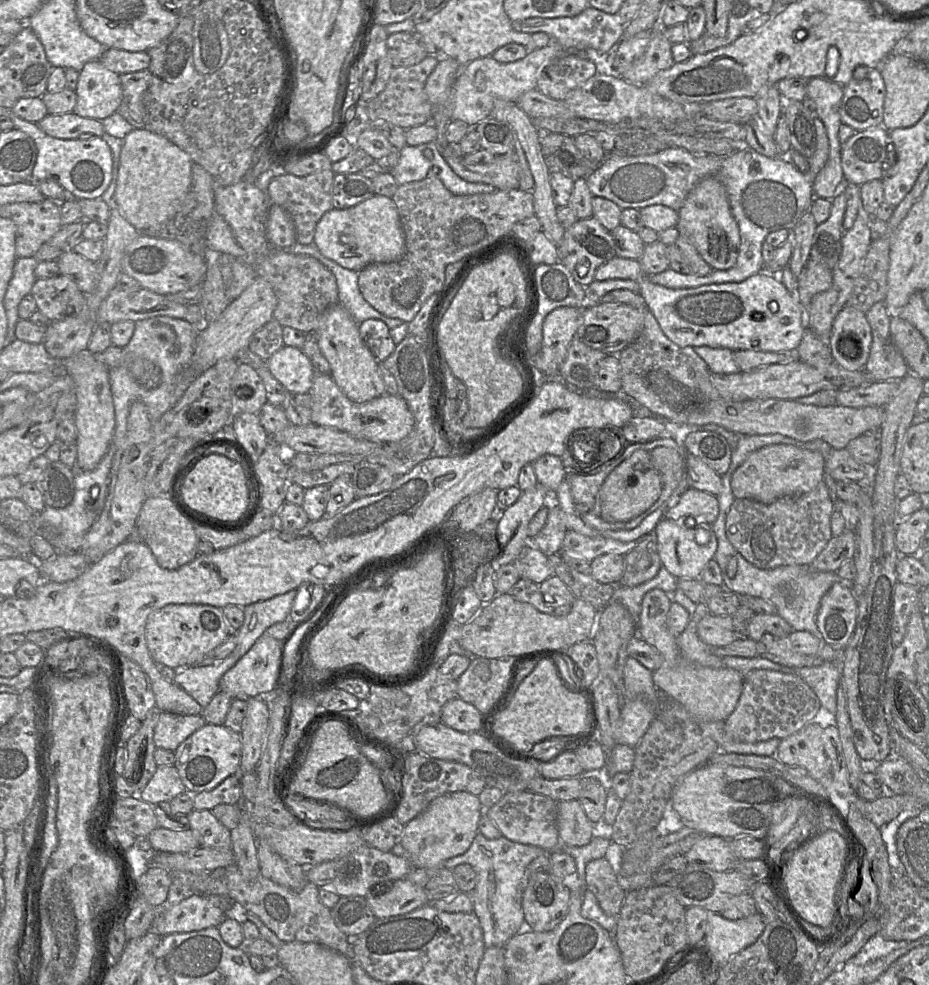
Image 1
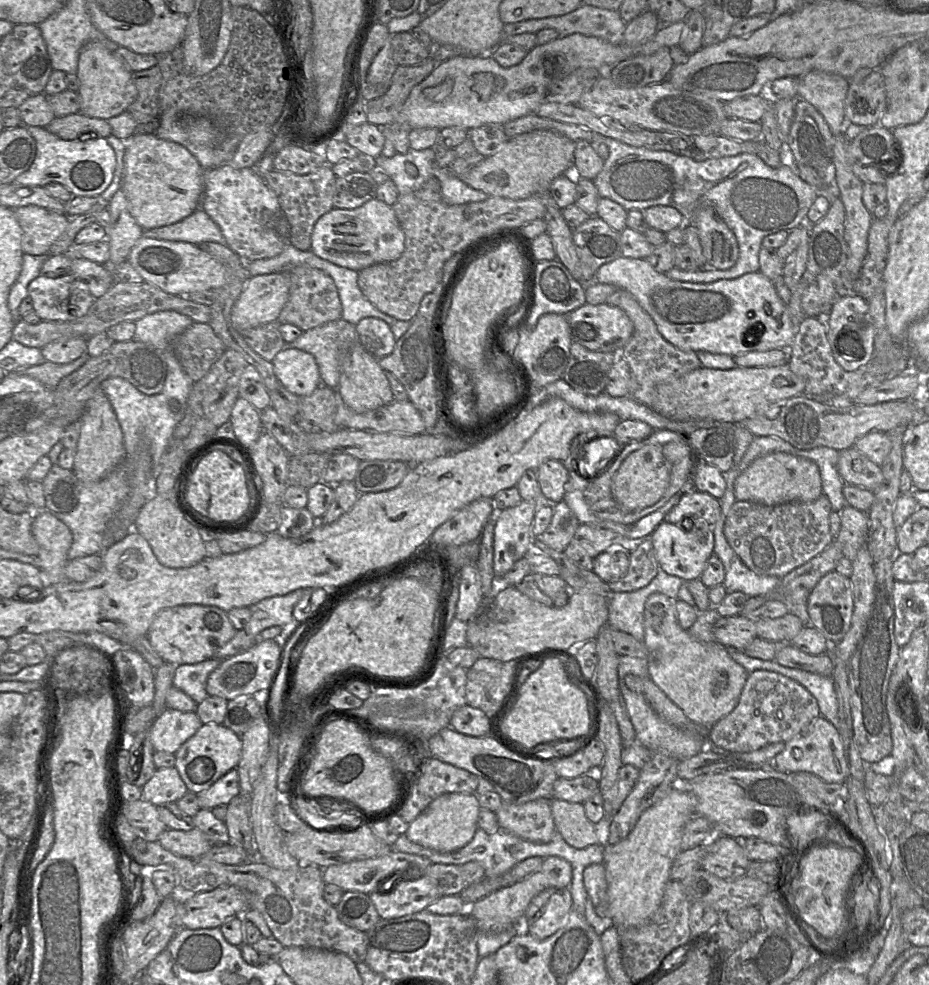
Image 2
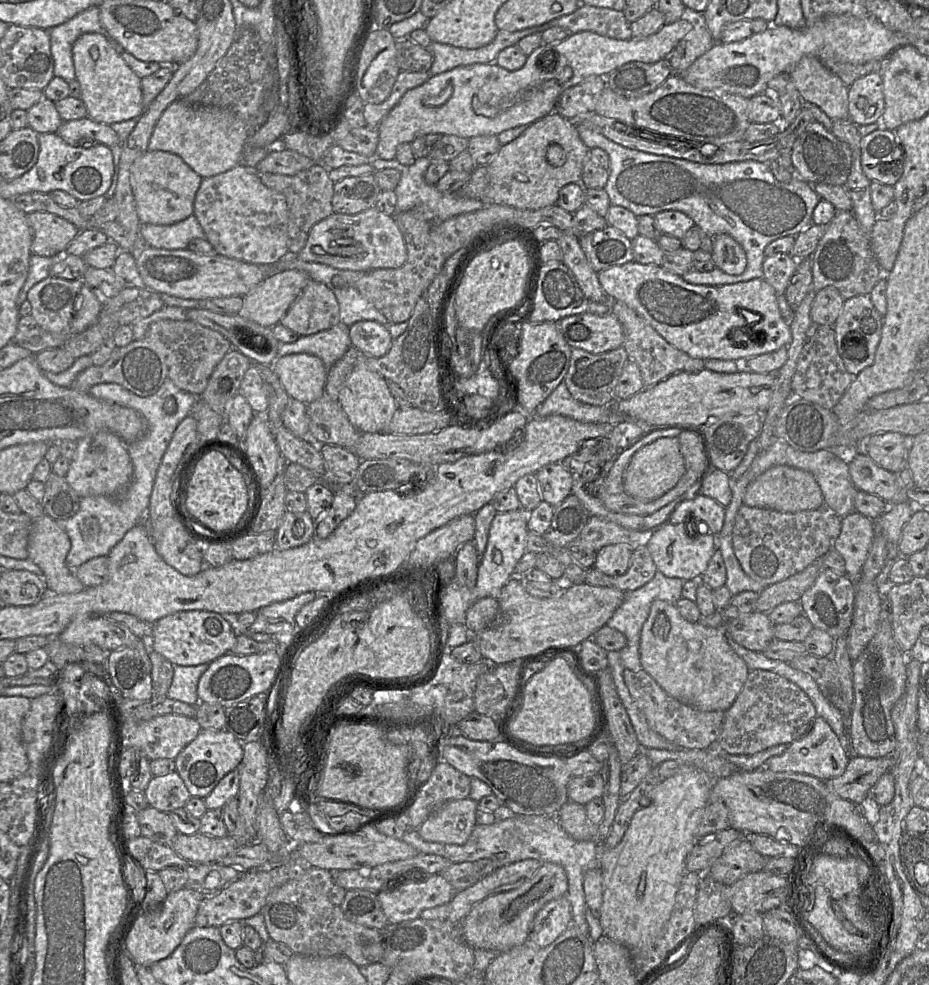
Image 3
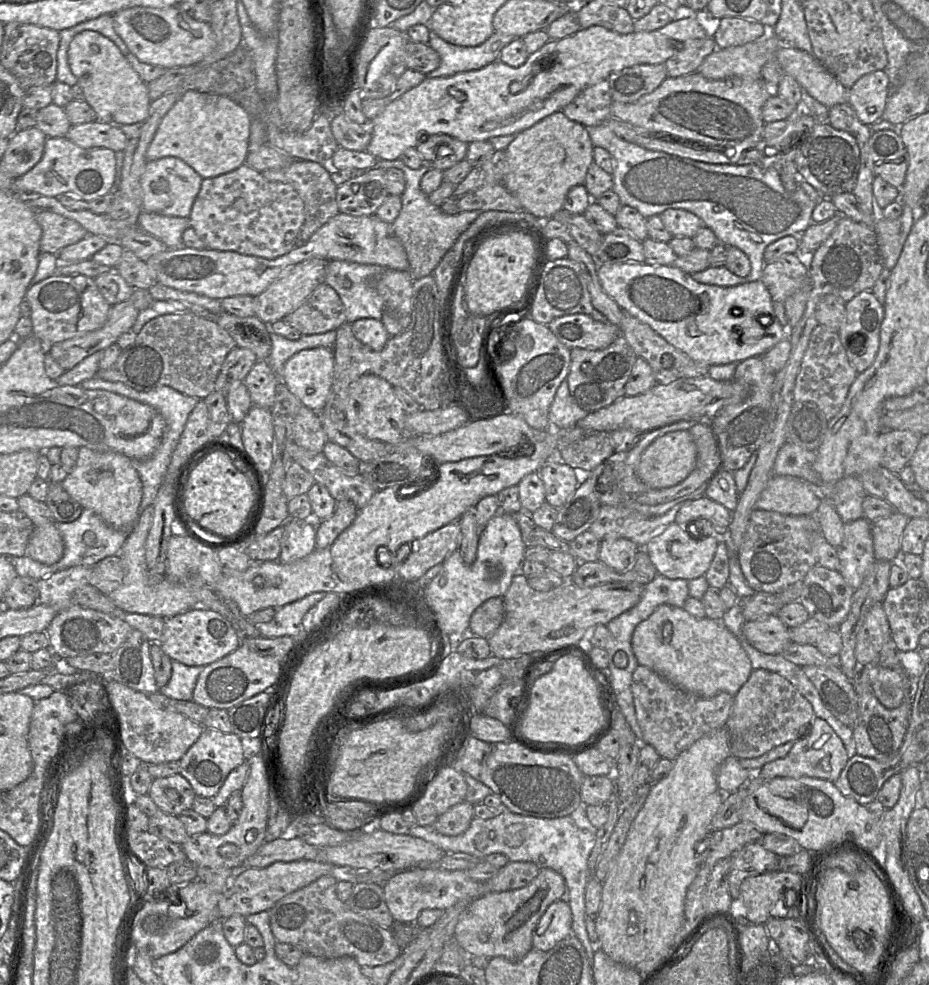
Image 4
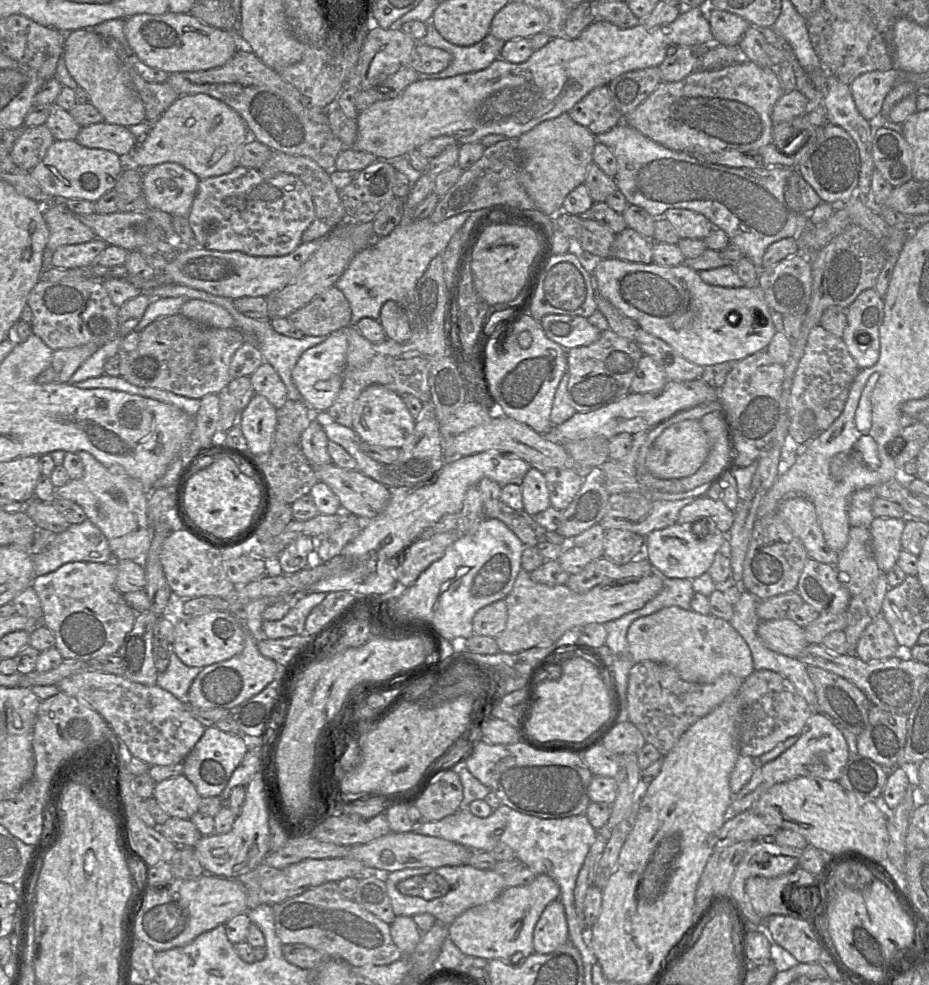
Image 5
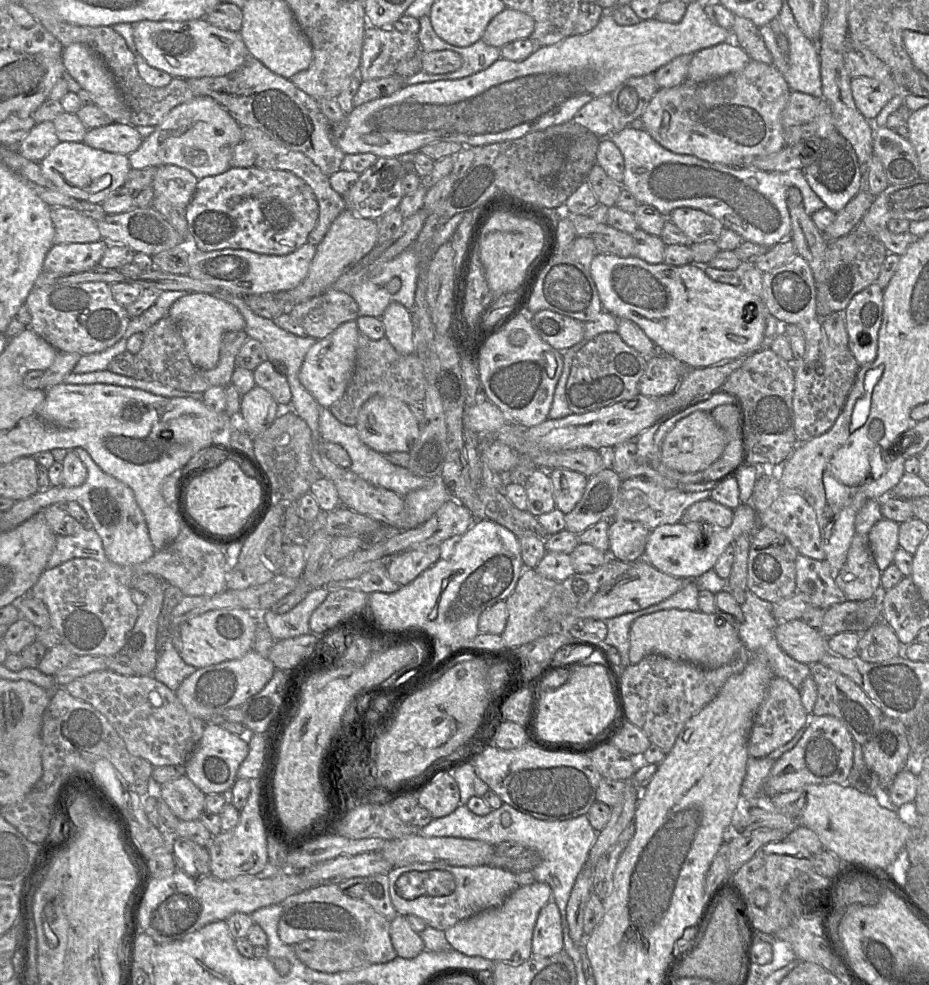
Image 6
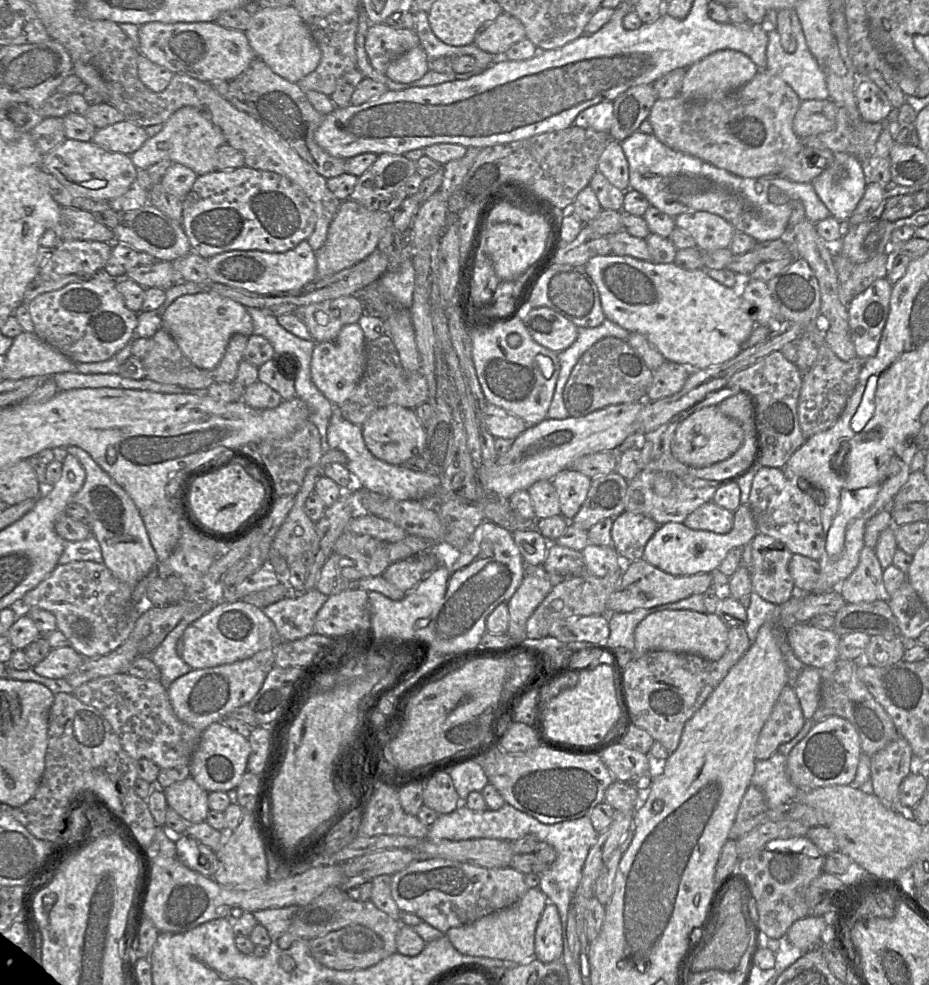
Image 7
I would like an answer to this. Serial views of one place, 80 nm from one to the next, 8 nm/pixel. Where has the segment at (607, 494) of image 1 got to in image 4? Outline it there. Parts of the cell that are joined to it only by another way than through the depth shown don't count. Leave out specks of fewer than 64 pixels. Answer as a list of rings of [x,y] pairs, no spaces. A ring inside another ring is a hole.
[[[689,430],[657,437],[642,453],[637,476],[652,489],[674,486],[695,468],[696,443]]]

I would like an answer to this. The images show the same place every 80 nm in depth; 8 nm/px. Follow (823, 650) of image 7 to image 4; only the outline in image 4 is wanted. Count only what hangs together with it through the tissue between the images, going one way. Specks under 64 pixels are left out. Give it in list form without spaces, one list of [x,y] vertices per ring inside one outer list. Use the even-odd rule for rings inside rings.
[[[777,615],[745,621],[742,627],[746,640],[758,651],[765,654],[781,654],[791,642],[789,628]]]

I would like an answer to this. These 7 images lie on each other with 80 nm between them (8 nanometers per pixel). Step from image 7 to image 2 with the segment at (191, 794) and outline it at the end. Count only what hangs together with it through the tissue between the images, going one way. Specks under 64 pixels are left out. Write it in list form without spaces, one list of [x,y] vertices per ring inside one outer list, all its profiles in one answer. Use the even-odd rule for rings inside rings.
[[[175,767],[156,769],[141,788],[141,800],[159,806],[181,799],[188,789]]]

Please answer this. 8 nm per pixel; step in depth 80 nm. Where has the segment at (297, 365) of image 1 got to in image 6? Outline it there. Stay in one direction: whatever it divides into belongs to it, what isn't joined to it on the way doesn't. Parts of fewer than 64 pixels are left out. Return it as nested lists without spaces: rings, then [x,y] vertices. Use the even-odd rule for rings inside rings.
[[[357,322],[341,324],[326,338],[318,340],[306,353],[299,381],[322,408],[330,408],[344,395],[355,370],[359,329]]]

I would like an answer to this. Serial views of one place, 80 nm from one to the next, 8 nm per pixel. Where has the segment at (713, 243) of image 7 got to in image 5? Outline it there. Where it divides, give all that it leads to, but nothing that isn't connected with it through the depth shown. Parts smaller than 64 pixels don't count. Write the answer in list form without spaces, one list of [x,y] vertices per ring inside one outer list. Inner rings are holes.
[[[669,209],[663,217],[674,226],[680,239],[703,240],[715,228],[704,215],[688,209]]]

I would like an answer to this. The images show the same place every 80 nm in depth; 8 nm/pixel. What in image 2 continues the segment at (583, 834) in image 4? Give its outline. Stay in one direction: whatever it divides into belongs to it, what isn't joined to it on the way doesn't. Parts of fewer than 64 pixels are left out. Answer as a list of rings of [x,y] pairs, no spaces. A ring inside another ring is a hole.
[[[478,828],[472,840],[462,848],[451,852],[440,852],[422,845],[412,842],[406,835],[400,834],[394,844],[392,850],[416,854],[427,857],[431,863],[463,865],[470,861],[481,863],[485,870],[485,877],[495,877],[504,874],[517,863],[529,857],[546,858],[549,856],[557,856],[565,859],[571,864],[572,878],[569,885],[569,890],[572,896],[572,909],[580,915],[584,915],[585,904],[588,899],[587,891],[583,884],[584,869],[591,864],[603,863],[603,846],[600,844],[589,845],[582,849],[577,849],[570,846],[566,841],[557,834],[548,843],[534,843],[522,838],[519,838],[506,830],[499,829],[493,834],[488,834],[484,830]]]

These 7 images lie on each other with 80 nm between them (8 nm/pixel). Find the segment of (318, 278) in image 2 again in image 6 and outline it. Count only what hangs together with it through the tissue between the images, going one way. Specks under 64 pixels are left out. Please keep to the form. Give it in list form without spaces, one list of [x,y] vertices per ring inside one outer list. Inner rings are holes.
[[[329,288],[323,294],[289,306],[286,311],[309,337],[321,340],[341,324],[359,317],[357,302],[349,294]]]

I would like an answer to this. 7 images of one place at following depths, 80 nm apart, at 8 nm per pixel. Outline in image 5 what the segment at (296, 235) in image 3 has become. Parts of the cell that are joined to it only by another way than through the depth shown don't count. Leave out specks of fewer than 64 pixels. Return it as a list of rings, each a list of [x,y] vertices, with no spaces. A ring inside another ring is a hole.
[[[272,150],[271,157],[258,169],[264,178],[273,178],[281,173],[298,177],[308,188],[315,207],[315,218],[302,235],[302,243],[325,238],[337,225],[344,222],[346,212],[339,197],[339,190],[331,181],[330,174],[312,159]]]

